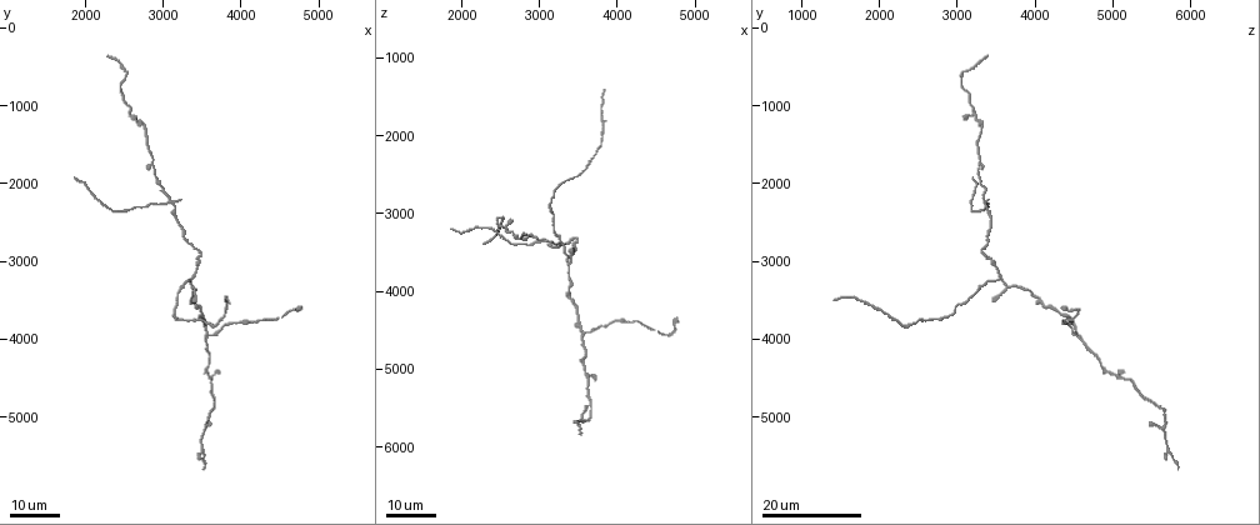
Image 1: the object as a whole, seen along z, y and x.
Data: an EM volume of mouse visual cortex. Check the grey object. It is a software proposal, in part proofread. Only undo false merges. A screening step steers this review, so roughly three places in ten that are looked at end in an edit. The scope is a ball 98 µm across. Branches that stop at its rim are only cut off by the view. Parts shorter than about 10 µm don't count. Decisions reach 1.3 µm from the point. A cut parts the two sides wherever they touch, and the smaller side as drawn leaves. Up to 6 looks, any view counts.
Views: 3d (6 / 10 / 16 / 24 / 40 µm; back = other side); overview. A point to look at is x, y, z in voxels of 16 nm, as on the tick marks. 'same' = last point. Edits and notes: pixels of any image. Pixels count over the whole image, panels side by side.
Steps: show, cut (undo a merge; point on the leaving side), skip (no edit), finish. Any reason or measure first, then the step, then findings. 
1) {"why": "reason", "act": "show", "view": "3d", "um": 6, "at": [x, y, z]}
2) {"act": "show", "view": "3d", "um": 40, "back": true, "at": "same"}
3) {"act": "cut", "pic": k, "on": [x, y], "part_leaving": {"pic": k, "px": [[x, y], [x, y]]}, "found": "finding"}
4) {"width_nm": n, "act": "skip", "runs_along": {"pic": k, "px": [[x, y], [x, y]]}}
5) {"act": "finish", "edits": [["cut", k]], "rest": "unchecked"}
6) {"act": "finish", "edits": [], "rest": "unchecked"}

{"why": "three arms meet", "act": "show", "view": "3d", "um": 16, "at": [3350, 3200, 3550]}

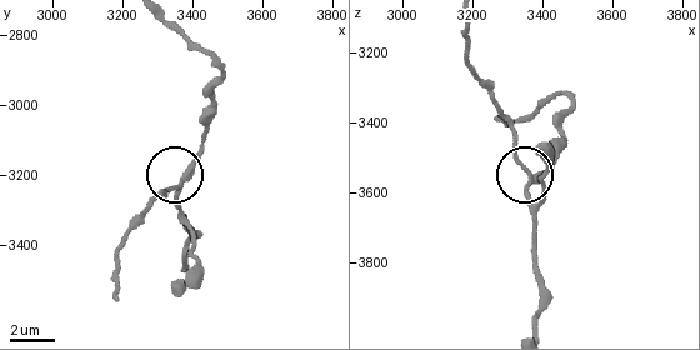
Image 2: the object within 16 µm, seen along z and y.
{"act": "show", "view": "3d", "um": 6, "at": [3380, 3200, 3560]}

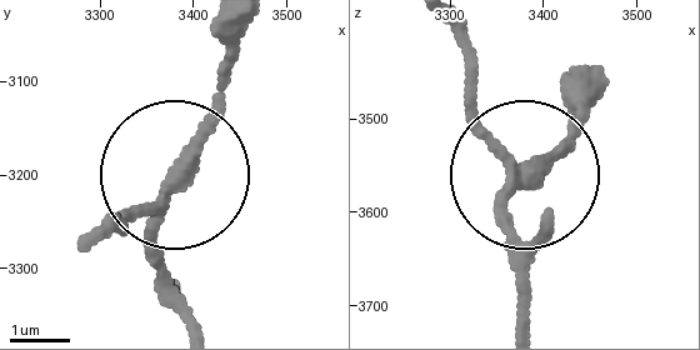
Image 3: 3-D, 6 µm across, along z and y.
{"arms": 3, "act": "cut", "pic": 3, "on": [466, 96], "part_leaving": {"pic": 3, "px": [[508, 163], [478, 108], [468, 33]]}, "found": "two neurons meet here"}

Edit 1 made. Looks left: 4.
{"act": "show", "view": "overview"}

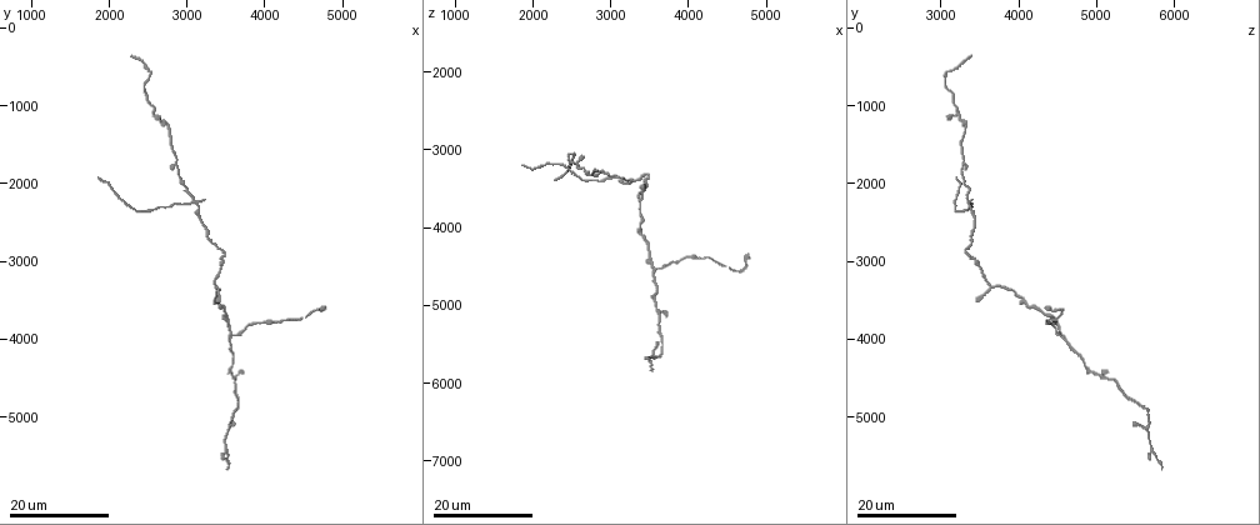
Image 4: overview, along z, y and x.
{"act": "show", "view": "3d", "um": 24, "at": [3100, 2250, 3300]}

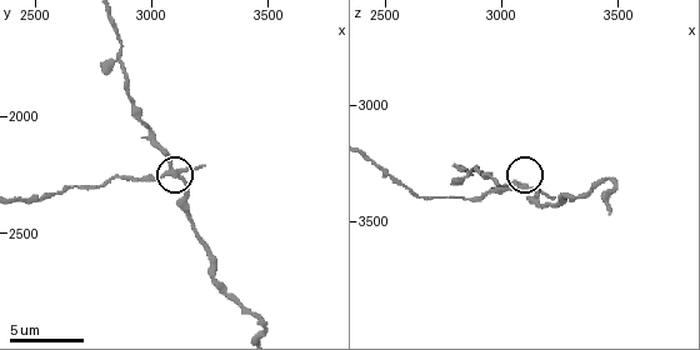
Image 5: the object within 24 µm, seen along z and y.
{"act": "show", "view": "3d", "um": 10, "at": [3090, 2240, 3350]}

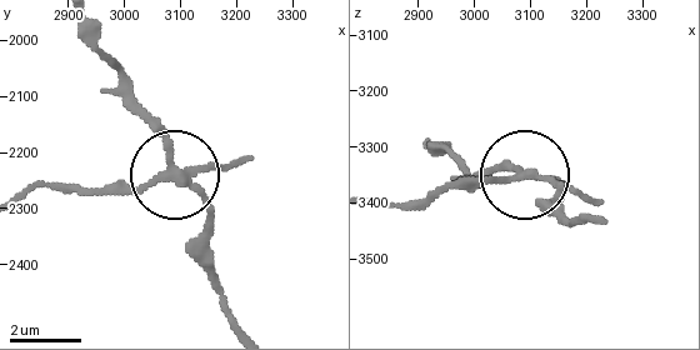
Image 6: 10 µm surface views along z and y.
{"side_arm_um": 25, "arms": 3, "act": "cut", "pic": 6, "on": [119, 189], "found": "two neurons meet here"}

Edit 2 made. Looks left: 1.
{"act": "finish", "edits": [["cut", 3], ["cut", 6]], "rest": "unchecked"}

